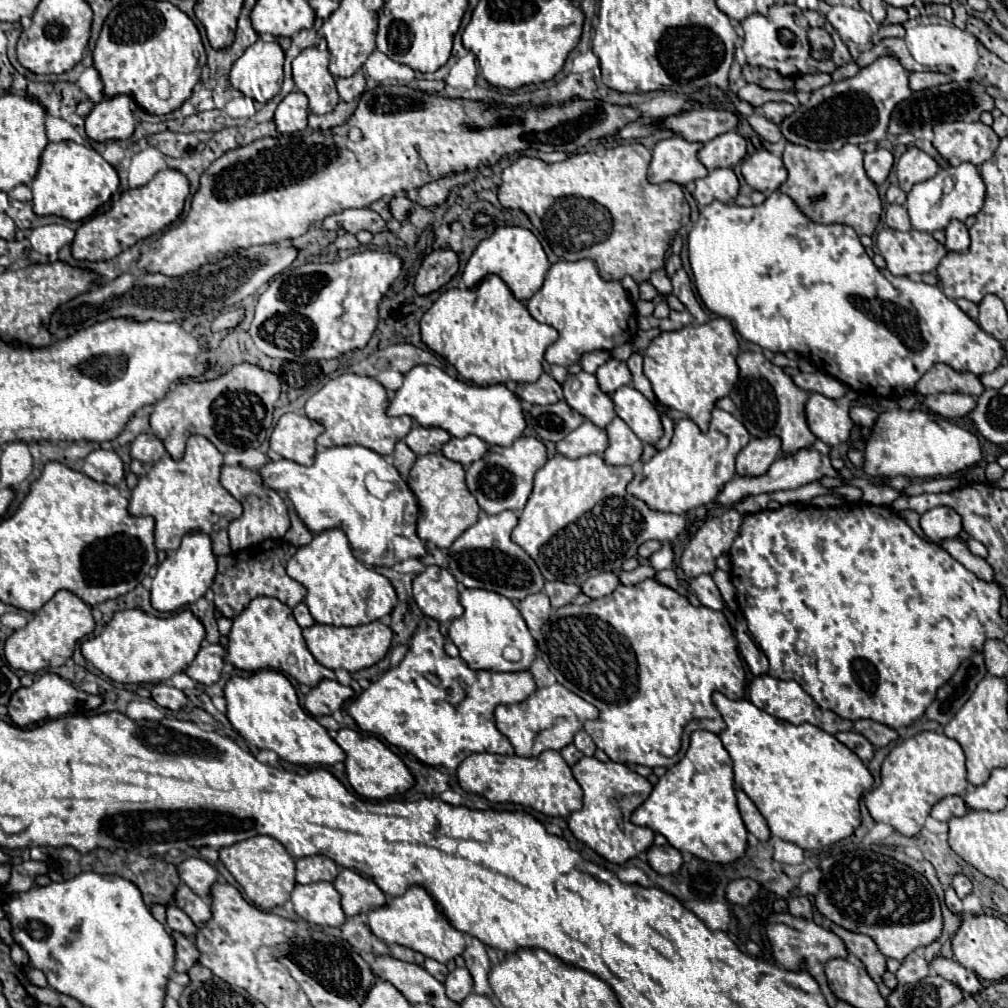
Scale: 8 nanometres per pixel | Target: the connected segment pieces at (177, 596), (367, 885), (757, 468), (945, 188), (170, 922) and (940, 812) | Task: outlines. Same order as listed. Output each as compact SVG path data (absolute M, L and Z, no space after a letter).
M189 532L183 536L183 542L177 550L169 552L167 558L159 564L159 570L151 586L151 604L159 612L173 612L183 606L193 604L205 596L207 588L213 584L217 572L217 556L213 552L211 536L205 532Z
M341 868L333 884L341 894L341 906L347 916L365 916L373 908L381 908L385 904L385 894L377 888L377 884L353 870Z
M777 436L751 438L749 444L737 456L737 474L741 476L759 476L765 474L771 462L781 452L781 440Z
M963 162L959 166L947 166L941 168L933 178L927 182L915 184L913 190L907 194L907 210L913 228L923 232L933 230L945 230L949 220L965 220L967 216L973 216L981 210L985 198L985 182L981 178L981 172L975 164Z
M175 904L167 906L167 922L165 922L165 926L169 926L171 930L181 932L181 934L185 934L185 936L193 936L193 934L197 932L197 926L189 920L189 916L187 916L183 910L177 908Z
M947 796L931 808L929 816L935 818L935 820L941 820L941 822L949 822L951 818L963 816L965 812L967 812L967 808L963 808L963 798L961 796Z

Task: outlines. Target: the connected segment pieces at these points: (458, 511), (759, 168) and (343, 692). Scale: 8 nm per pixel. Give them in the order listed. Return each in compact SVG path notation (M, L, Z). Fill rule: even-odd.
M443 454L419 456L411 468L407 484L419 500L417 534L421 540L439 548L449 548L449 544L453 544L453 540L457 540L465 528L477 522L481 508L469 488L465 488L465 468L459 462L453 462Z
M767 150L755 152L753 156L745 158L741 166L741 174L745 182L759 192L767 192L767 190L773 192L787 180L783 160Z
M321 680L305 698L305 708L313 716L325 716L339 710L347 700L353 698L351 686L343 686L337 680Z

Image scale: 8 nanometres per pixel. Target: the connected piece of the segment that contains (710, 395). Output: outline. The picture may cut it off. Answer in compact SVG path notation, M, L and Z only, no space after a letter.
M713 318L707 324L685 326L685 328L677 330L677 332L661 332L649 344L649 348L643 352L643 356L645 356L643 372L649 378L651 388L653 388L659 402L667 404L673 410L685 412L705 432L707 426L709 426L711 410L713 410L715 402L719 398L727 396L731 392L733 384L737 382L737 374L739 374L739 368L737 368L737 362L735 362L737 354L739 354L739 344L737 344L735 330L733 330L731 322L725 320L725 318Z

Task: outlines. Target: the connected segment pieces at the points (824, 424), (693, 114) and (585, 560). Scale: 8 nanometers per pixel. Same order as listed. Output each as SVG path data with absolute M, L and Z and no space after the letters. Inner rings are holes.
M811 392L805 404L805 414L811 432L829 446L845 442L851 434L853 420L849 416L847 398L827 398L819 392Z
M697 108L681 116L669 116L665 128L681 134L691 142L709 142L719 134L735 130L739 116L731 110L715 108Z
M555 454L547 464L535 474L533 492L527 500L525 510L519 516L519 524L513 528L513 542L519 544L539 566L545 580L561 580L583 584L589 576L599 572L621 572L627 558L637 556L637 548L647 540L673 542L691 522L689 514L657 512L649 508L643 500L627 492L627 484L633 480L633 470L629 466L609 466L601 454L589 454L581 458L567 458Z

